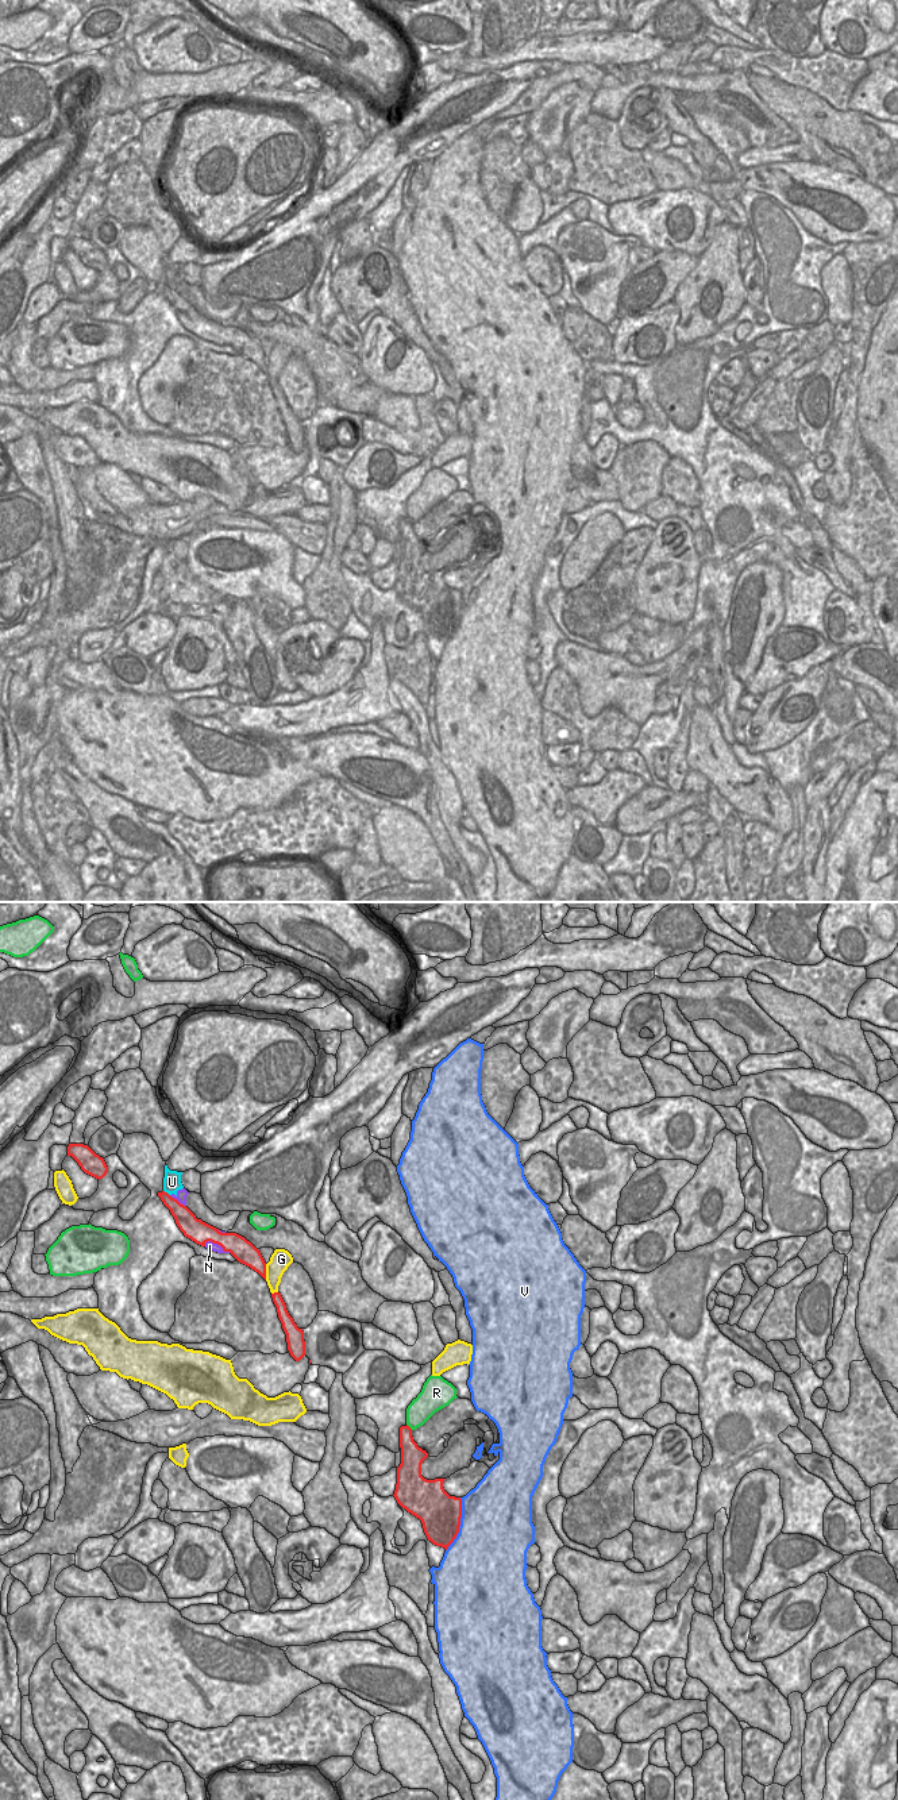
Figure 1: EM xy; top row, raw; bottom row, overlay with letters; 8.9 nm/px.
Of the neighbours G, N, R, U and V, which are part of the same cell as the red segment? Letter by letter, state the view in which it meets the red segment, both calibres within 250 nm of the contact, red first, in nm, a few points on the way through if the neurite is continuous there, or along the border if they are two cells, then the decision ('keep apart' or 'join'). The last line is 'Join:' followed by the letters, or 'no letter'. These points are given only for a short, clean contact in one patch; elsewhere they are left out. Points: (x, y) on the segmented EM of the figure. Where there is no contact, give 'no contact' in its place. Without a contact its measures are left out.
G: xy | 190/180 nm | keep apart
N: xy | 200/70 nm | keep apart
R: xy | 190/220 nm | along xy (407, 1423), (412, 1429) | keep apart
U: xy | 160/170 nm | along xy (164, 1190), (169, 1195) | keep apart
V: xy | 360/500 nm | keep apart
Join: no letter

